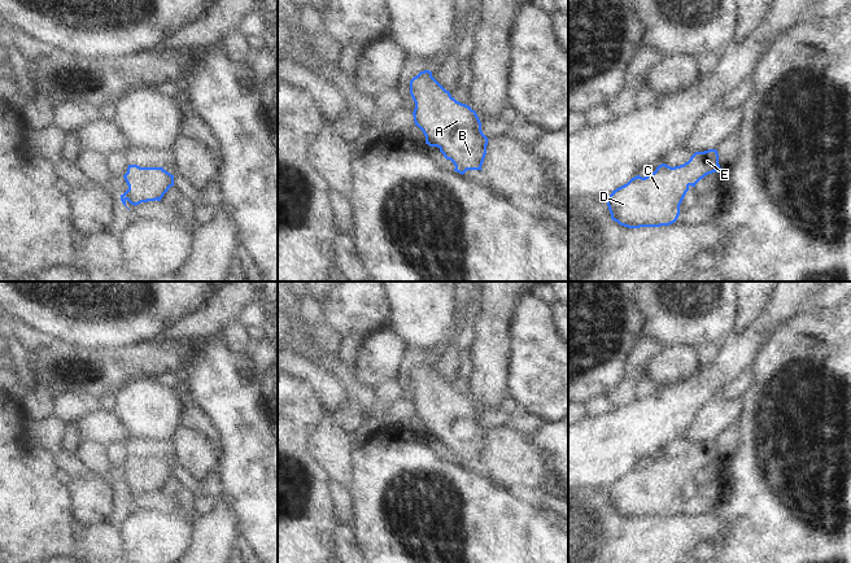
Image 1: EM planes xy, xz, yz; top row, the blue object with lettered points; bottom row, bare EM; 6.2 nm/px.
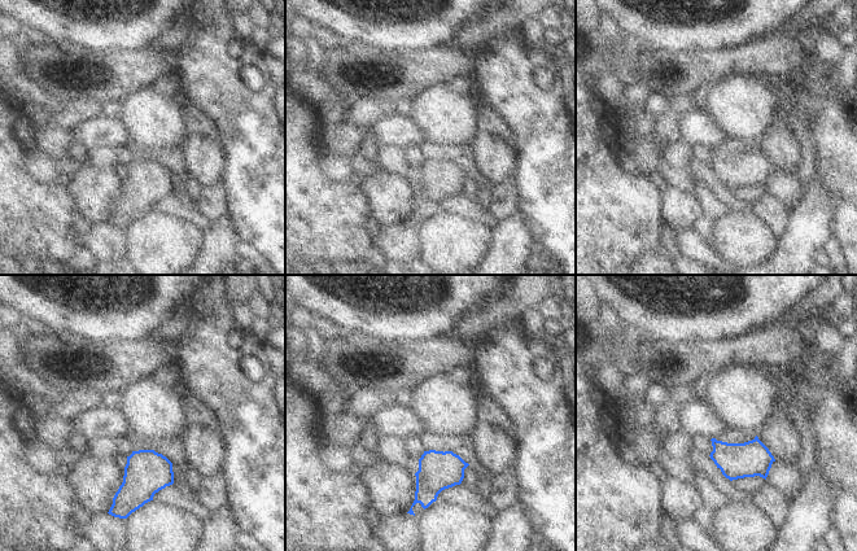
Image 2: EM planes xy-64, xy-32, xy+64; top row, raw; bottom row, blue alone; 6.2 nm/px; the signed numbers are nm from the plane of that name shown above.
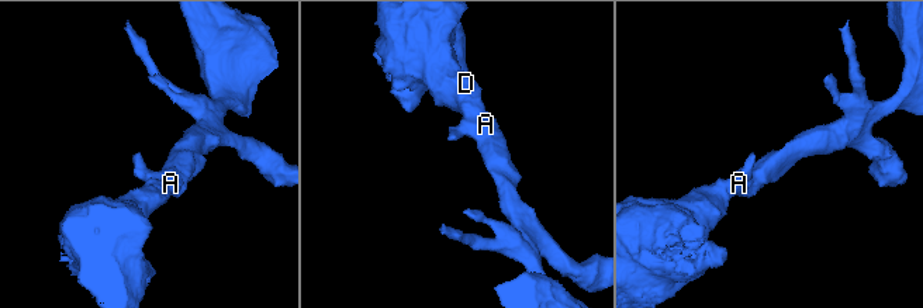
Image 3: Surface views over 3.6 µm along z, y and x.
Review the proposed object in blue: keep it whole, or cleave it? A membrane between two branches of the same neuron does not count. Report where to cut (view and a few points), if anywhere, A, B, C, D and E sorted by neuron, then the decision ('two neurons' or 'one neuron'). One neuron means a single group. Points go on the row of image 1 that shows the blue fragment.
no cut | A B C D E | one neuron

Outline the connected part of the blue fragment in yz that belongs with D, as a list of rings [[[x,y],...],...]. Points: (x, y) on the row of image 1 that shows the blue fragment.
[[[716,149],[695,152],[688,162],[680,166],[671,167],[662,163],[647,176],[637,175],[612,191],[606,198],[611,219],[628,228],[669,226],[677,221],[680,205],[689,187],[695,187],[701,179],[715,171],[721,171]]]

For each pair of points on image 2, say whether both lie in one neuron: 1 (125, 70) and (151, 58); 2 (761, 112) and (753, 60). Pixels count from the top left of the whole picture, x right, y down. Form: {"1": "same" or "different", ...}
{"1": "same", "2": "different"}

